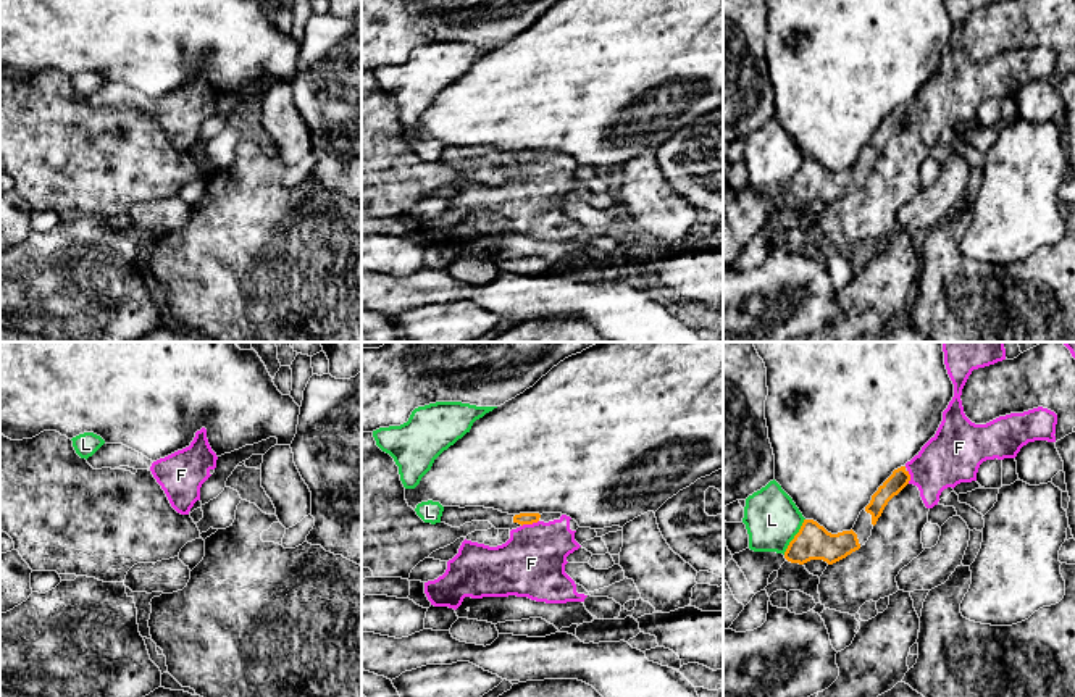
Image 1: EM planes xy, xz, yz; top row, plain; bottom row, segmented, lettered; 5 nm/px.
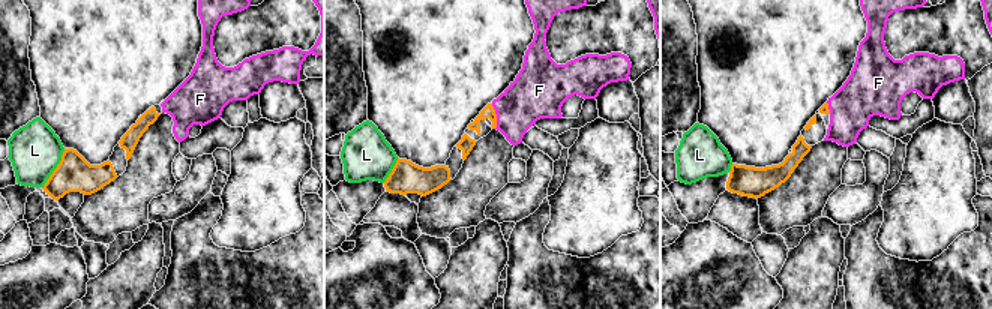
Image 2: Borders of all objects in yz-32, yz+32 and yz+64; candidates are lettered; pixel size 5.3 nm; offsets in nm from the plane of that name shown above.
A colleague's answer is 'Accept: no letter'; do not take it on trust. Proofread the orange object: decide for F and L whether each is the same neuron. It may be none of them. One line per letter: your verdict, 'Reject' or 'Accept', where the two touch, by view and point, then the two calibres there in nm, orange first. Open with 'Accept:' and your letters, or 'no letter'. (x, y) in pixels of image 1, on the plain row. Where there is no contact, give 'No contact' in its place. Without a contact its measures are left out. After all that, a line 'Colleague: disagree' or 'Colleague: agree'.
Accept: F
F: Accept. Touches orange at xz (530, 162). Thickness 60 nm (orange) against 340 nm
L: Reject. Touches orange at yz (794, 175). Thickness 180 nm (orange) against 280 nm
Colleague: disagree

